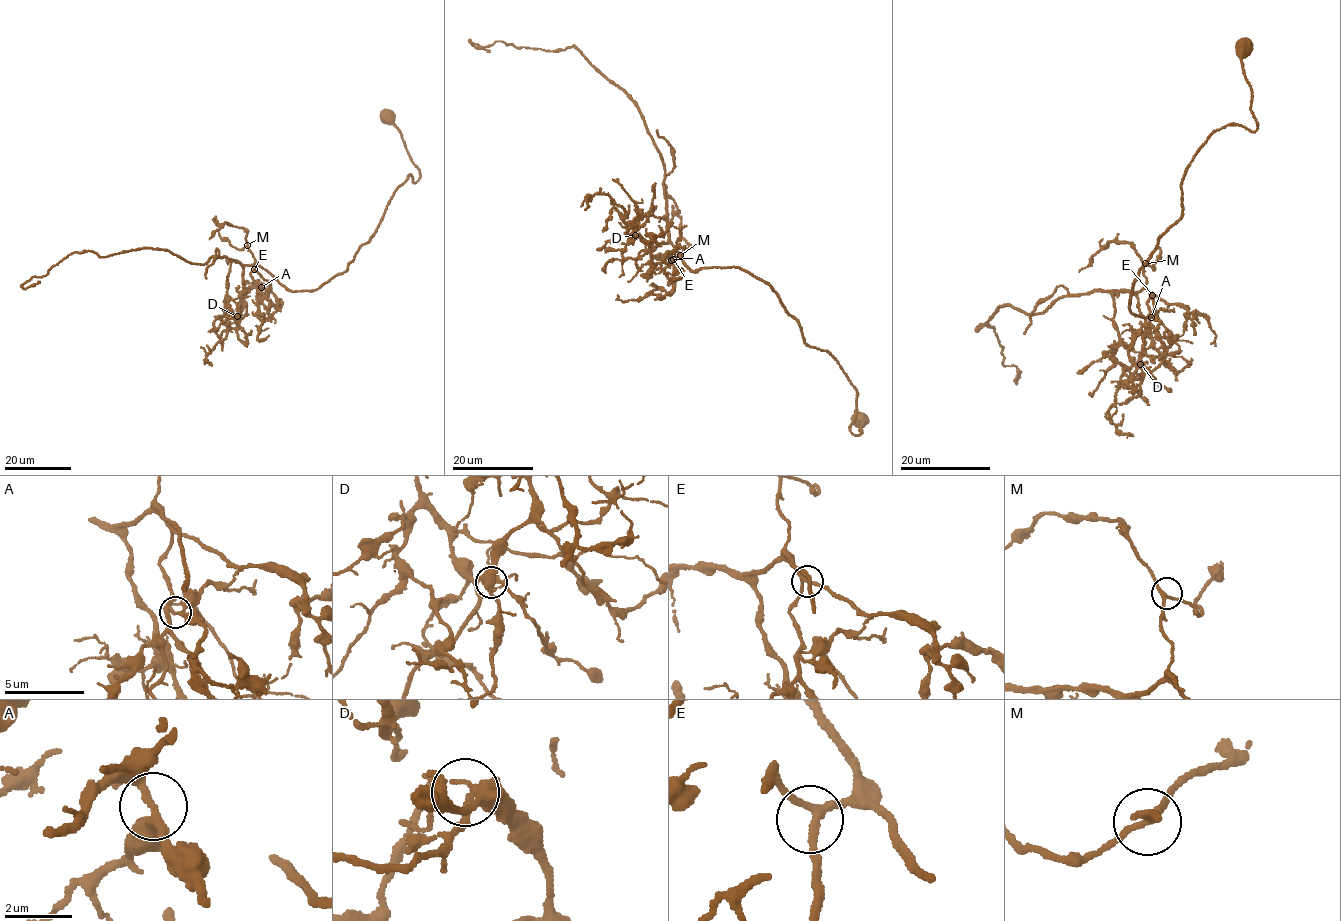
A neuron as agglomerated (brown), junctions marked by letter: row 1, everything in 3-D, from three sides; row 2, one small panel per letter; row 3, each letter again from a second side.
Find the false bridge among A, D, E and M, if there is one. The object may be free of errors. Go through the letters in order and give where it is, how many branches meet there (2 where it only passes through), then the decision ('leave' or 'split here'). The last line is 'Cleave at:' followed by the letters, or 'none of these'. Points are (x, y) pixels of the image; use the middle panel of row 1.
A: at (671, 260); 3 branches meet; leave
D: at (635, 235); 3 branches meet; leave
E: at (673, 259); 3 branches meet; leave
M: at (680, 255); 3 branches meet; leave
Cleave at: none of these

